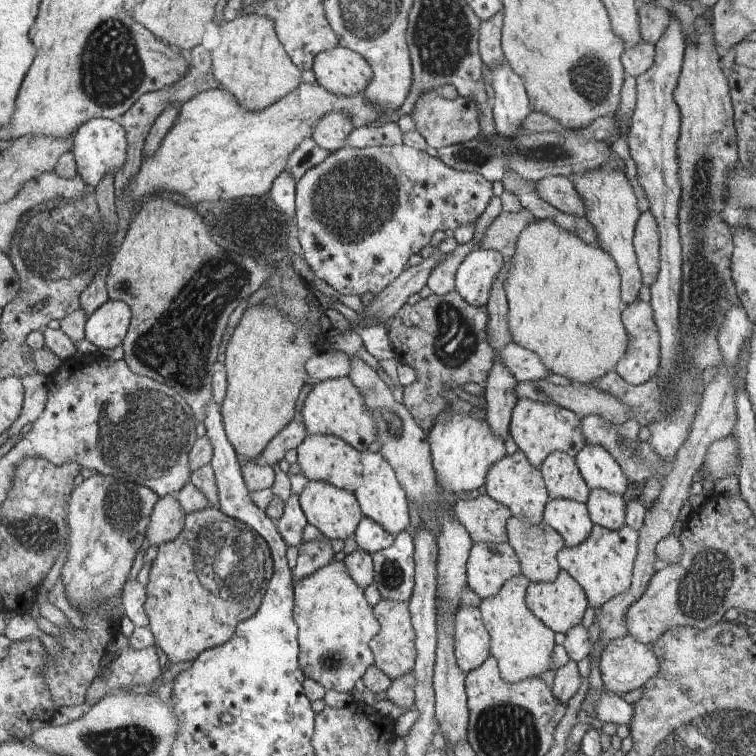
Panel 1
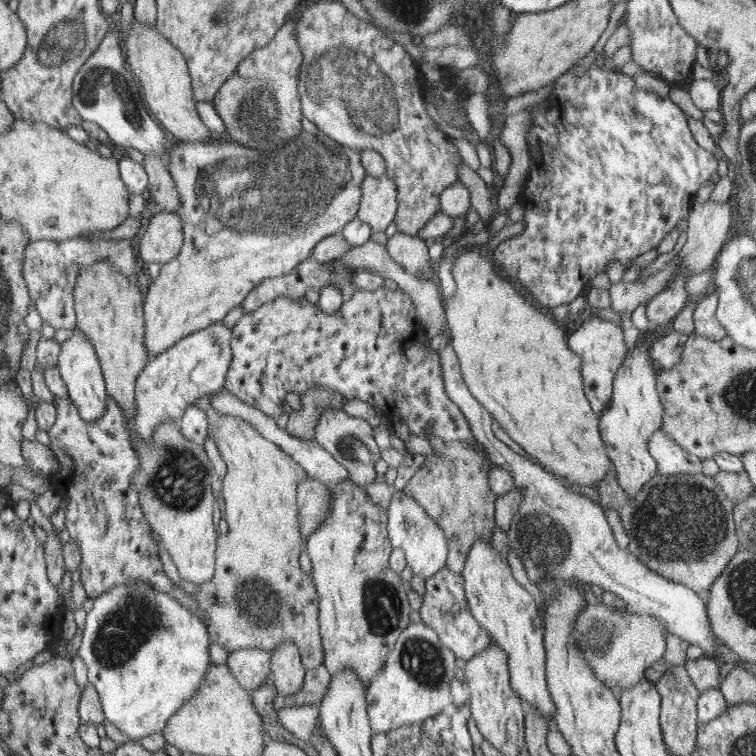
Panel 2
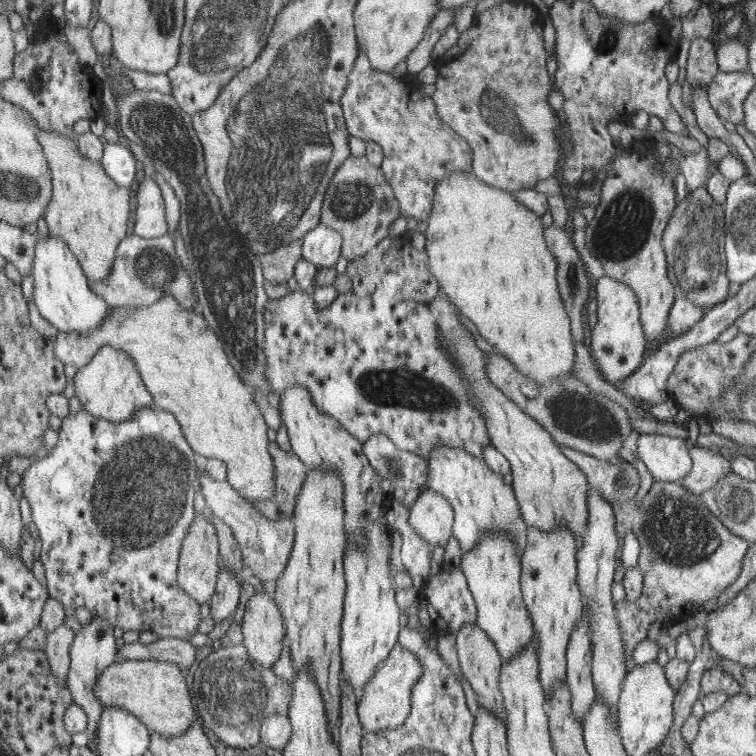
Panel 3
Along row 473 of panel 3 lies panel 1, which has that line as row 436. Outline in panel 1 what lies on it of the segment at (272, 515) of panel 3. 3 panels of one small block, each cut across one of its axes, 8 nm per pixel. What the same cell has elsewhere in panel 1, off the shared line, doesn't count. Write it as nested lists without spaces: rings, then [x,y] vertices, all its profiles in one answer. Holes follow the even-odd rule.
[[[296,408],[291,422],[275,435],[268,446],[255,456],[252,461],[255,464],[272,466],[284,459],[288,451],[295,450],[308,436],[308,430],[304,426],[303,417]]]

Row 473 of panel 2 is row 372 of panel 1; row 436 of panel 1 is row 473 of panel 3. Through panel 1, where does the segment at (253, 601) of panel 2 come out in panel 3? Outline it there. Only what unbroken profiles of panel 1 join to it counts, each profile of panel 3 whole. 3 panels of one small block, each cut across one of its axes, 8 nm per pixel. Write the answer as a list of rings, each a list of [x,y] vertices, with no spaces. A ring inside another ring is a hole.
[[[161,295],[161,300],[149,306],[139,308],[111,307],[111,312],[103,320],[103,324],[87,334],[78,332],[56,332],[53,352],[63,364],[76,369],[87,364],[97,349],[105,345],[123,351],[133,366],[140,373],[144,387],[152,395],[152,405],[161,411],[171,413],[184,432],[185,440],[192,445],[193,452],[206,459],[217,459],[225,463],[227,480],[230,489],[235,489],[243,498],[251,502],[265,500],[274,495],[274,468],[272,456],[267,454],[267,434],[263,432],[267,426],[263,424],[261,412],[251,400],[250,387],[244,385],[236,375],[232,363],[228,360],[219,338],[208,327],[207,322],[198,311],[185,310],[173,300],[171,295]]]

